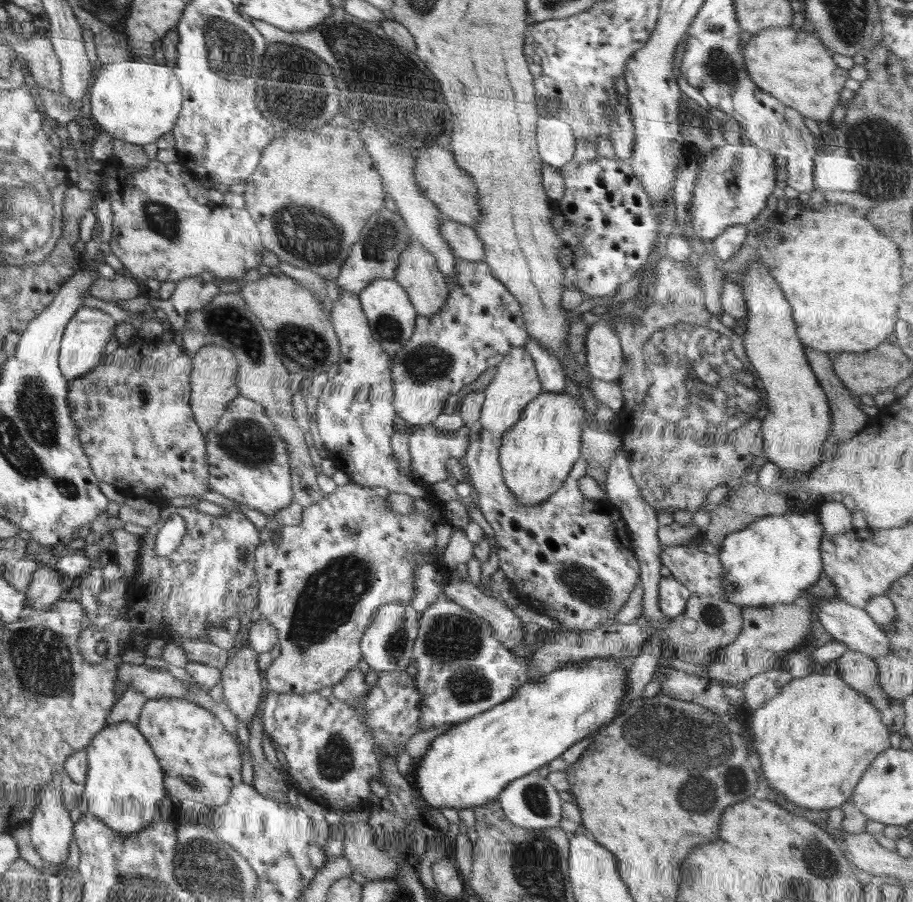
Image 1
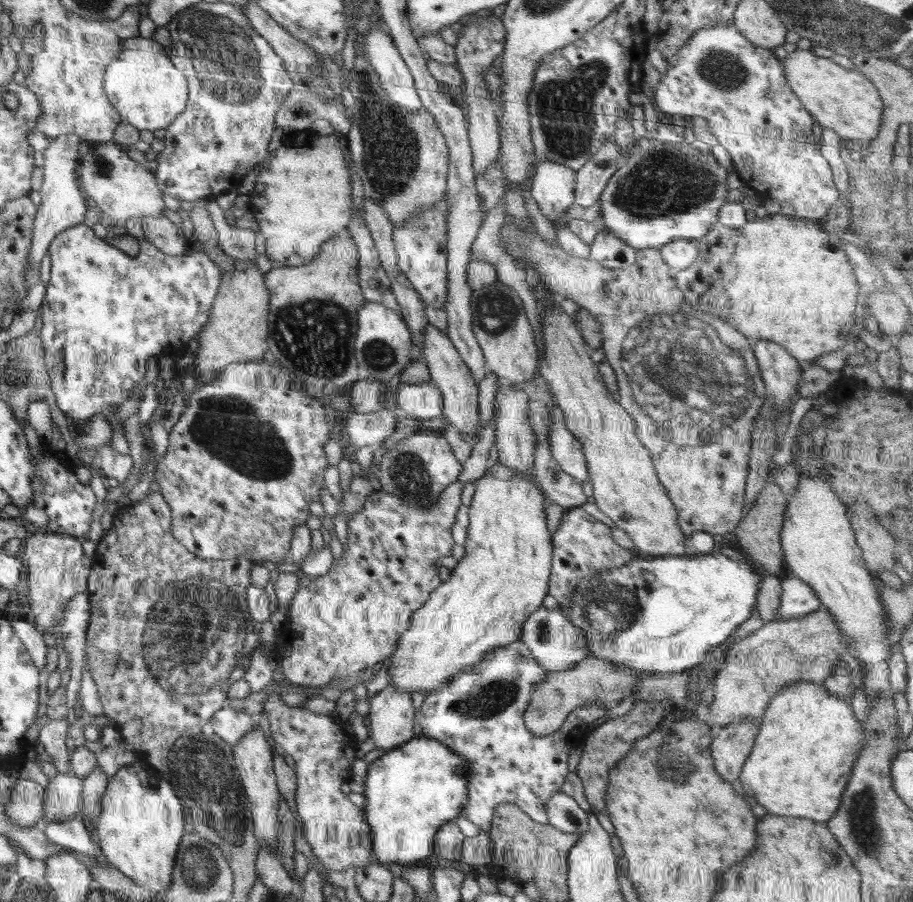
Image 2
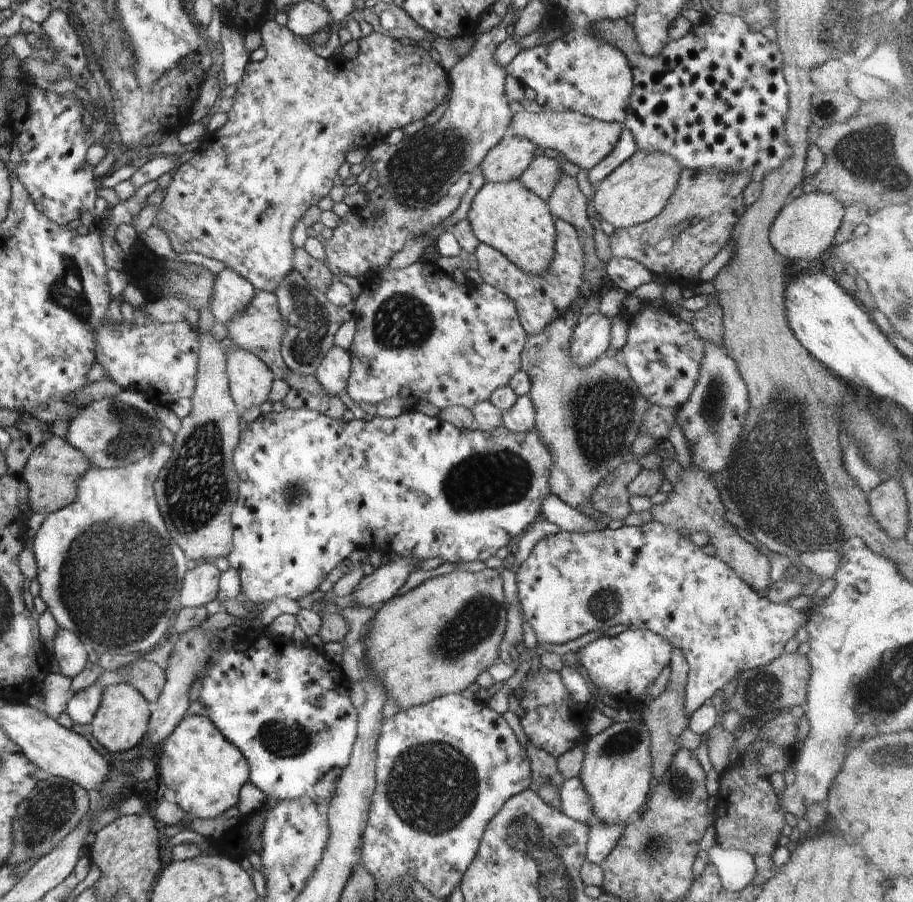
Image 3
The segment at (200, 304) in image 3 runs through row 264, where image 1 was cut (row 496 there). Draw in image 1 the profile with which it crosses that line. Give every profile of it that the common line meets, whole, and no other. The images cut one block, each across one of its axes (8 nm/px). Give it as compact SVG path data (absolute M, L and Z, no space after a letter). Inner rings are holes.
M178 337L169 343L142 338L120 345L111 355L106 355L106 358L102 359L101 363L97 364L88 374L83 374L80 378L74 378L70 381L67 405L71 410L72 420L78 420L78 436L82 436L81 444L86 444L86 452L90 452L89 461L93 467L93 473L98 480L114 486L126 499L128 497L144 498L153 503L161 504L168 502L171 498L198 497L209 491L205 434L196 424L190 404L190 373L193 368L191 363L192 358L184 351Z

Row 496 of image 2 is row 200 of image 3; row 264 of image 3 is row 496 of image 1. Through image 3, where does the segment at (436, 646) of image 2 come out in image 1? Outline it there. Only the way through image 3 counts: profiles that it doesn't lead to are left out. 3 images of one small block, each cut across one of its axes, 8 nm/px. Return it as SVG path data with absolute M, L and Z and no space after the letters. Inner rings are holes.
M571 387L565 388L559 393L542 391L524 407L520 420L504 433L499 446L502 476L506 488L512 492L514 500L518 500L518 504L522 504L524 508L542 504L550 496L553 496L554 492L562 487L577 460L581 458L581 434L585 409L573 395L576 395L576 391Z

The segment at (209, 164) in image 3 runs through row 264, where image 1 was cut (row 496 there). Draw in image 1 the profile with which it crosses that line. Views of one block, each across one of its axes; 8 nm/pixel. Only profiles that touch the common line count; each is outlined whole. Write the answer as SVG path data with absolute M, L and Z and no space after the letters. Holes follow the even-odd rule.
M239 394L226 408L226 412L218 419L218 424L205 434L208 490L220 493L244 507L254 508L262 516L272 518L276 512L282 511L282 508L293 502L289 454L285 442L260 403Z

